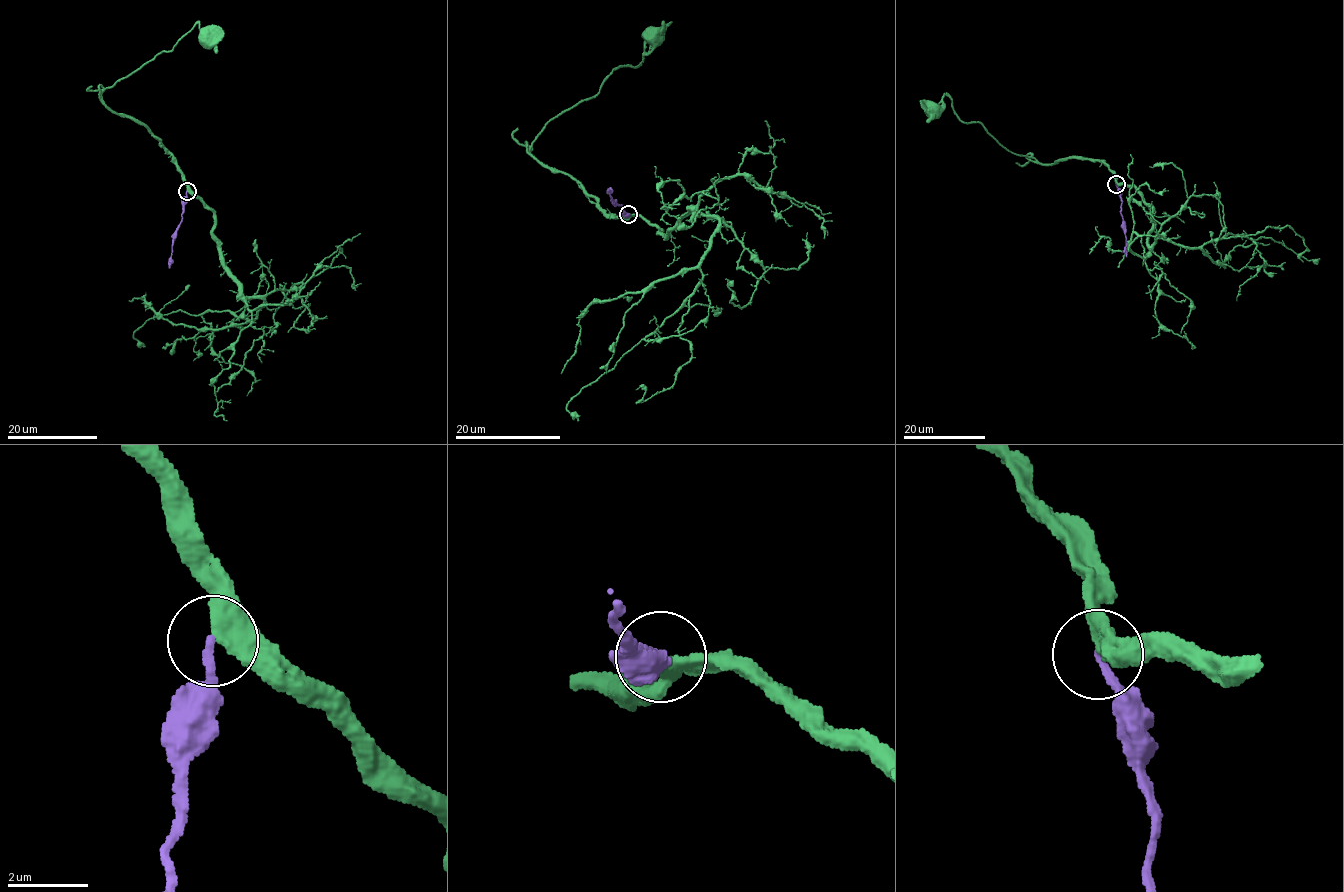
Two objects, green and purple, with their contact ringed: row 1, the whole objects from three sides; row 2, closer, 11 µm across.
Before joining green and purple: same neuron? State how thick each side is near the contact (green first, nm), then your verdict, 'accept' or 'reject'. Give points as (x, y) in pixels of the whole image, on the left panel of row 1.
340/200 nm | reject

